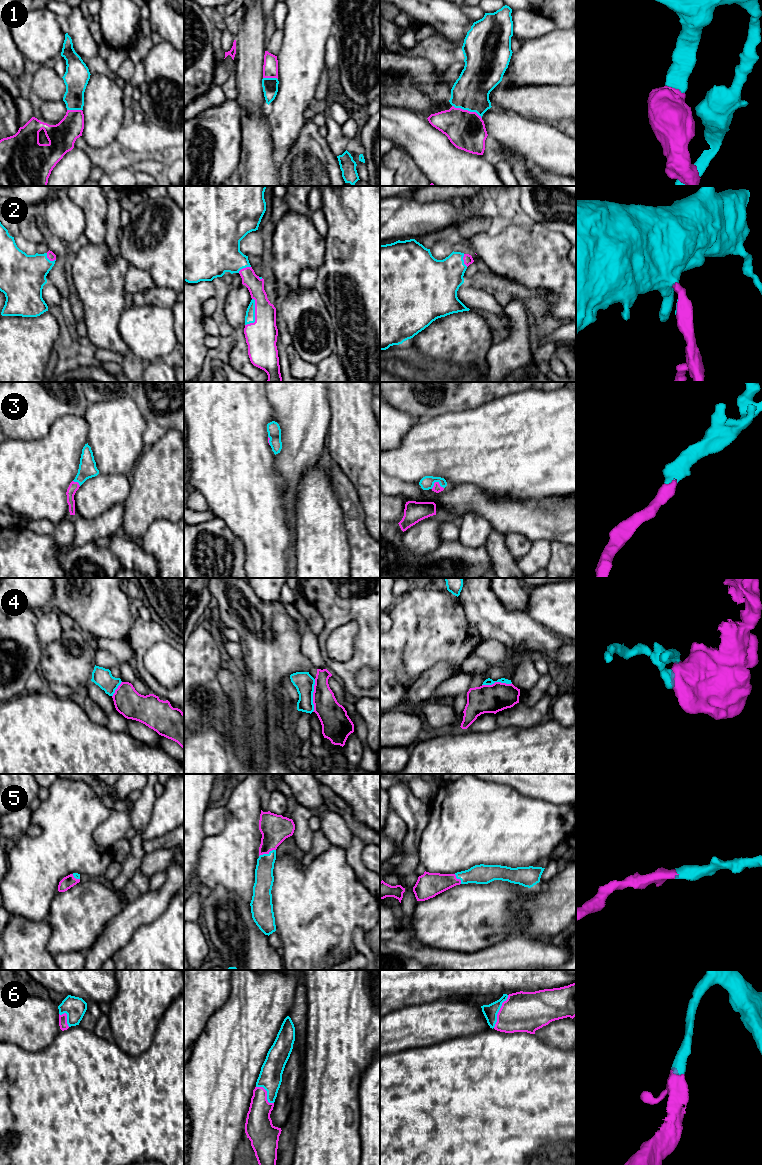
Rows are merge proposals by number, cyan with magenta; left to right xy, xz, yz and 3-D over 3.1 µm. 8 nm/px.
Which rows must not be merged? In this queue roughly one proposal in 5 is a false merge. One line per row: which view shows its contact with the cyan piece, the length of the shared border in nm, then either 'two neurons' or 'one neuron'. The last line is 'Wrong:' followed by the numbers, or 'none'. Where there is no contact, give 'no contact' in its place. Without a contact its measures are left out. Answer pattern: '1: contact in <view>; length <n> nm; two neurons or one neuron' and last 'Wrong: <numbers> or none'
1: contact in yz; length 260 nm; one neuron
2: contact in xz; length 240 nm; one neuron
3: contact in yz; length 100 nm; one neuron
4: contact in xz; length 260 nm; two neurons
5: contact in xz; length 150 nm; one neuron
6: contact in yz; length 300 nm; one neuron
Wrong: 4

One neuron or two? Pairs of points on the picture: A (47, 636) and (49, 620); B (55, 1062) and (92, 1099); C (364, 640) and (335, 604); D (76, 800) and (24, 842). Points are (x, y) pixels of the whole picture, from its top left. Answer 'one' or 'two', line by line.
A: one
B: one
C: one
D: one

